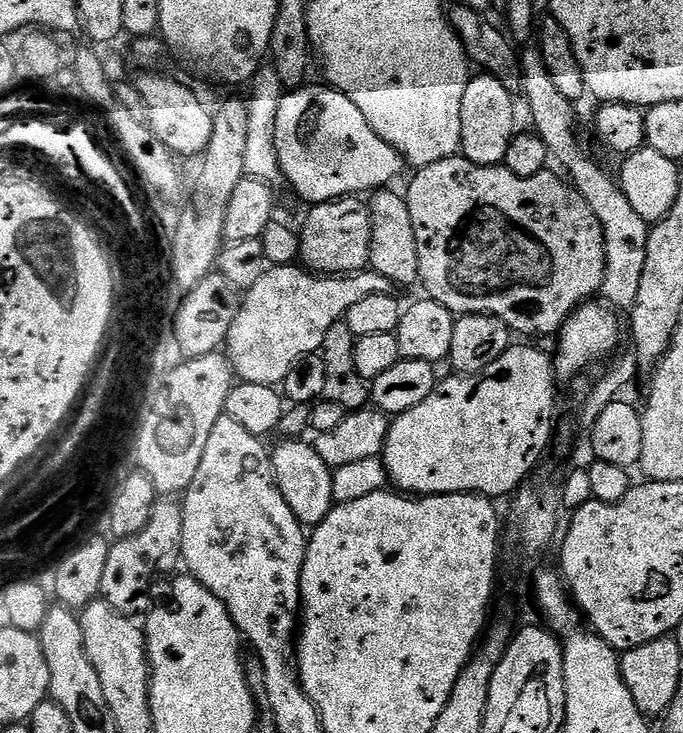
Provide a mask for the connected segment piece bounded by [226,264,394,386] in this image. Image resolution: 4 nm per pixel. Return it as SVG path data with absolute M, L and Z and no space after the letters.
M287 264L281 268L269 267L268 272L262 274L262 278L258 278L258 282L254 282L254 286L243 293L240 309L234 318L234 326L230 326L226 355L232 364L233 373L246 383L283 385L286 374L290 374L290 366L294 366L294 362L321 351L327 330L334 323L347 317L350 306L374 294L391 296L393 292L392 280L371 270L346 276L326 276L303 266Z

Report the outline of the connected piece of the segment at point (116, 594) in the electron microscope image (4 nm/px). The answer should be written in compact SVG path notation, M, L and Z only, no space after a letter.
M164 498L157 502L152 508L150 514L150 522L146 522L146 526L138 534L133 536L126 536L117 539L117 544L113 543L108 550L108 557L106 558L106 574L102 574L102 586L100 587L100 596L110 602L110 606L114 606L114 610L125 614L143 613L149 607L148 591L152 588L152 579L155 576L160 576L163 572L177 571L178 565L181 563L182 557L180 551L182 550L182 514L183 507L179 503L176 504L172 498Z

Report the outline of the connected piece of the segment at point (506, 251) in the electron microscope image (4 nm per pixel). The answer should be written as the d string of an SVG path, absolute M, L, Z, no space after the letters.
M462 154L442 158L442 162L427 164L415 173L416 177L408 184L406 199L410 206L410 222L414 225L414 242L418 242L419 283L424 284L427 299L436 300L446 306L453 314L471 314L482 312L485 316L497 316L513 333L524 336L555 337L568 321L569 316L580 307L589 303L599 293L606 274L606 242L602 234L602 226L598 218L594 218L594 210L586 206L586 198L578 194L576 189L563 175L555 176L552 170L534 174L530 178L518 178L518 174L510 174L503 166L491 164L482 166L470 162Z

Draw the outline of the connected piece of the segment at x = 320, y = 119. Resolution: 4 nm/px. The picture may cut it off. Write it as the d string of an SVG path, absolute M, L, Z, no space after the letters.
M331 86L301 88L284 94L274 123L274 146L286 184L309 205L343 196L384 190L406 169L406 161L362 118L362 110Z

